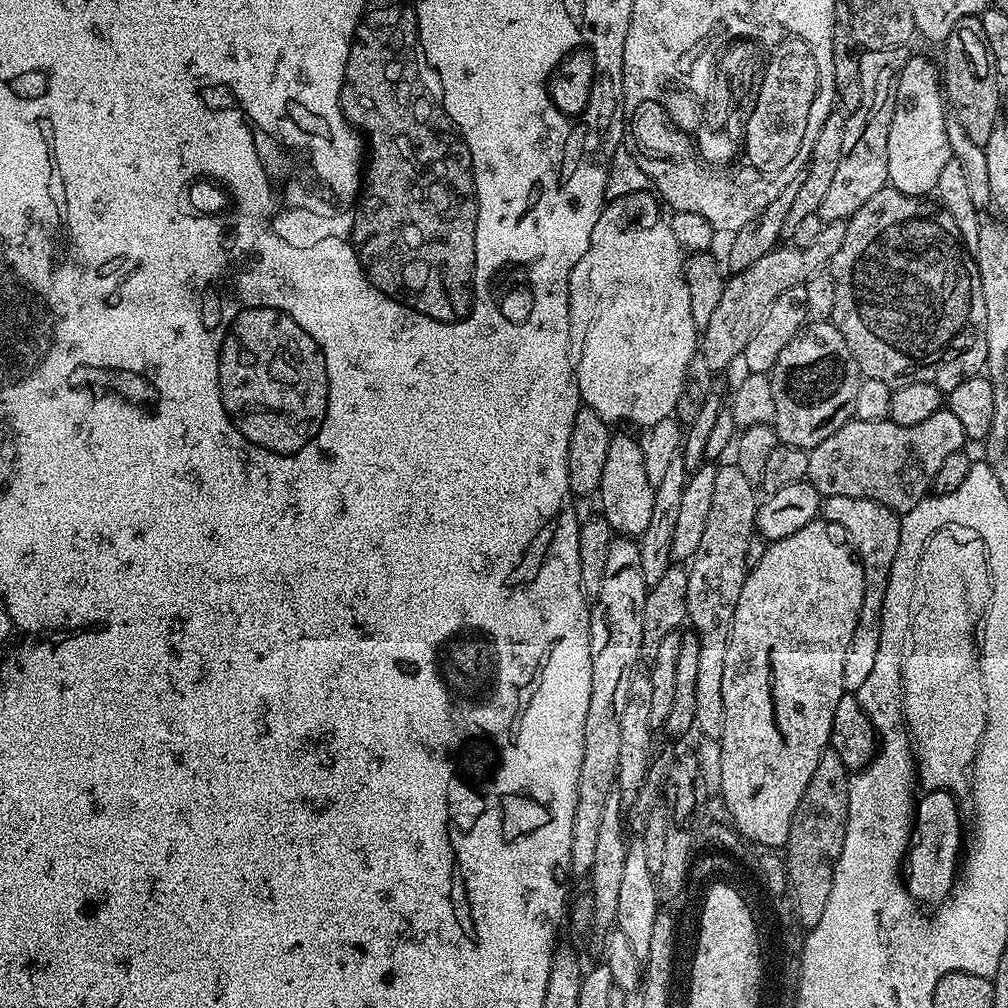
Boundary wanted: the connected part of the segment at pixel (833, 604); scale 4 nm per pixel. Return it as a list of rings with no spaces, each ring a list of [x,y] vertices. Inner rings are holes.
[[[817,518],[809,522],[806,526],[802,526],[802,530],[798,530],[798,534],[790,534],[790,538],[782,538],[781,540],[773,540],[767,545],[765,553],[762,554],[762,560],[756,566],[748,569],[748,576],[744,579],[742,586],[742,594],[738,594],[738,606],[734,606],[734,622],[730,630],[730,642],[726,646],[726,667],[722,669],[722,702],[726,706],[726,730],[722,730],[718,741],[720,747],[720,792],[719,795],[724,801],[724,805],[730,810],[732,820],[736,823],[736,828],[745,840],[760,845],[761,849],[780,850],[787,845],[788,835],[790,834],[790,826],[794,818],[794,810],[798,810],[798,802],[802,802],[802,794],[806,794],[806,786],[810,786],[810,778],[814,774],[814,769],[818,767],[821,751],[829,747],[832,738],[832,723],[834,722],[834,710],[838,710],[838,702],[845,696],[844,683],[842,682],[842,665],[846,663],[846,646],[850,646],[850,638],[854,634],[854,626],[858,622],[858,614],[862,610],[862,594],[864,593],[864,575],[862,574],[862,566],[860,560],[856,557],[856,550],[852,546],[851,540],[848,538],[848,532],[842,530],[842,526],[838,526],[834,522],[823,518]]]

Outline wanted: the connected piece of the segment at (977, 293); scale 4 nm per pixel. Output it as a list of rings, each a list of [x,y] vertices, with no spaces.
[[[885,186],[870,198],[870,202],[862,205],[862,210],[846,221],[846,238],[842,238],[842,246],[838,246],[838,254],[830,261],[830,271],[834,278],[834,314],[831,323],[846,338],[846,346],[850,346],[850,354],[860,367],[861,377],[886,382],[893,386],[906,382],[930,382],[938,386],[943,393],[948,393],[958,382],[966,382],[966,378],[979,376],[985,371],[988,363],[986,354],[986,302],[982,302],[982,286],[980,275],[973,265],[964,257],[964,248],[960,245],[961,225],[954,222],[950,213],[945,212],[939,203],[919,196],[907,196],[896,188]]]

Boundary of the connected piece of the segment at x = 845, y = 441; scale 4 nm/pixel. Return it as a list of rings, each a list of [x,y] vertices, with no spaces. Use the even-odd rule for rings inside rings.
[[[947,410],[930,414],[926,422],[918,426],[898,426],[890,419],[866,422],[855,418],[848,420],[830,438],[826,438],[811,449],[808,454],[808,483],[814,485],[821,497],[841,496],[842,498],[866,498],[886,506],[892,512],[903,514],[909,512],[918,502],[929,495],[934,474],[950,458],[950,454],[965,447],[966,437],[958,418]]]

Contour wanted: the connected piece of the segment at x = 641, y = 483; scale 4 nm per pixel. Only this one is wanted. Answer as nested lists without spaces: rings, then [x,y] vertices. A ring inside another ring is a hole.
[[[613,435],[610,450],[606,450],[606,466],[602,466],[602,482],[598,499],[599,511],[613,533],[624,538],[638,538],[650,526],[656,489],[646,478],[646,462],[642,462],[642,444],[632,436]]]

